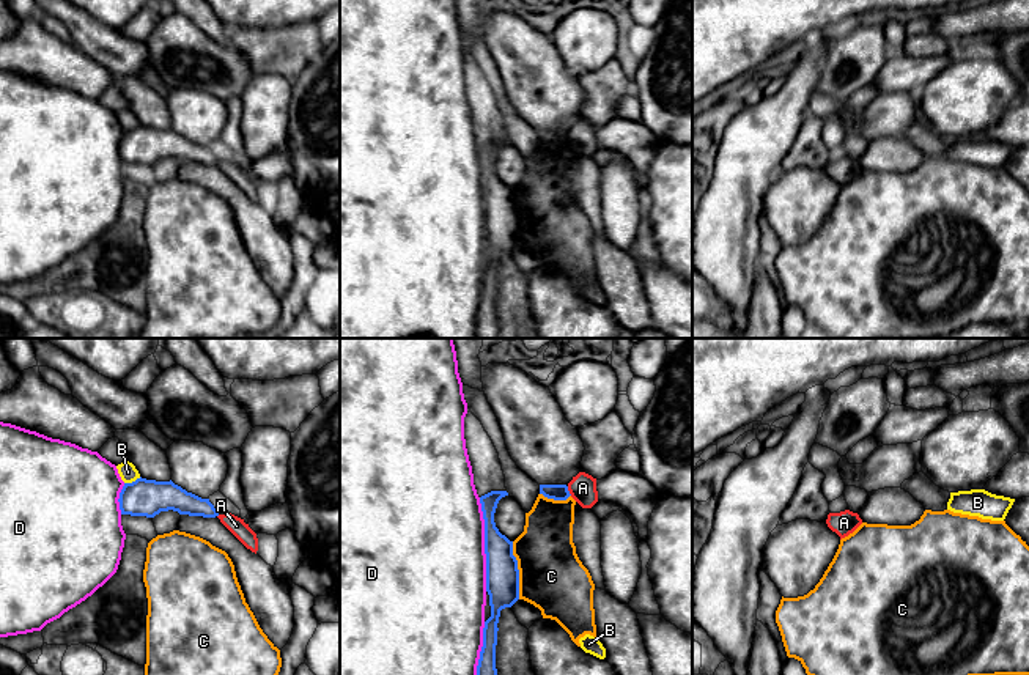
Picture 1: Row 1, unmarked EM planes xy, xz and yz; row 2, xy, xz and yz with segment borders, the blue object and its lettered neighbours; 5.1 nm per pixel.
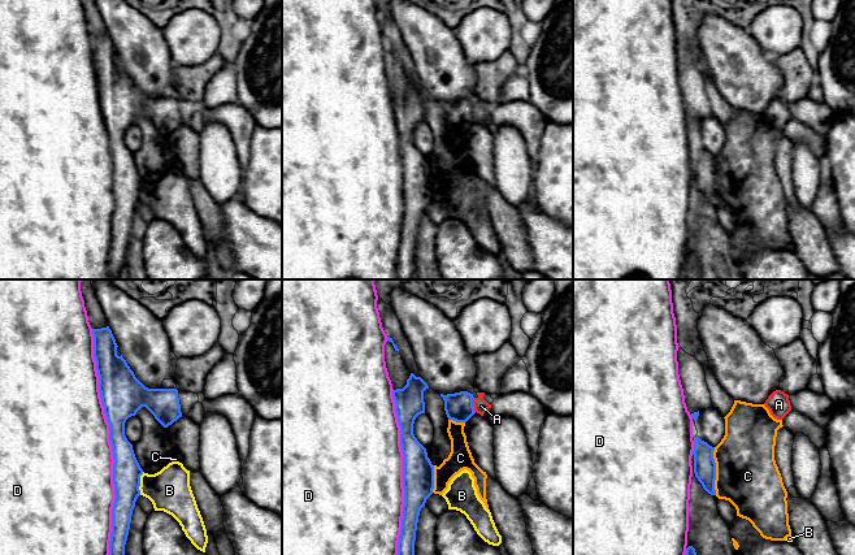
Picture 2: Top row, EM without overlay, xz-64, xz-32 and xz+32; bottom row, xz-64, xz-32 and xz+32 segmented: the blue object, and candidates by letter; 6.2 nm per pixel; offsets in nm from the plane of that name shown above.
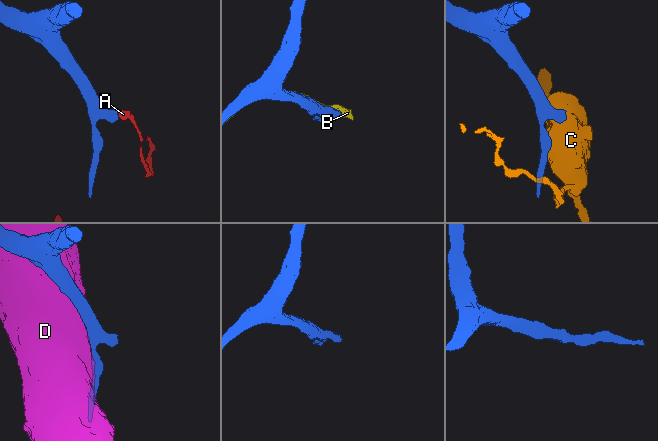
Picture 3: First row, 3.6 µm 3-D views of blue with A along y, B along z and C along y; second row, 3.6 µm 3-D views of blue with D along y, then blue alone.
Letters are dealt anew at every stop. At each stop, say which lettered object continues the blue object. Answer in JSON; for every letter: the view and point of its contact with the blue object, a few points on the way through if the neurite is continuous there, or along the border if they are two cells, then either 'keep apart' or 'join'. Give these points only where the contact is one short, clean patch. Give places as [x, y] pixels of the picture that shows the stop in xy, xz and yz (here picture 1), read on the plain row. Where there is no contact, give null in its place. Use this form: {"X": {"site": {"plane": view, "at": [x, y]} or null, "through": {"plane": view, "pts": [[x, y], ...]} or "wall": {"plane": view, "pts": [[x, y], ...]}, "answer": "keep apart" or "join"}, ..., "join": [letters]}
{"A": {"site": {"plane": "xz", "at": [568, 139]}, "wall": {"plane": "xz", "pts": [[567, 134], [571, 142]]}, "answer": "keep apart"}, "B": {"site": {"plane": "xy", "at": [132, 129]}, "answer": "keep apart"}, "C": {"site": {"plane": "xz", "at": [518, 217]}, "answer": "keep apart"}, "D": {"site": {"plane": "xz", "at": [485, 192]}, "answer": "keep apart"}, "join": []}

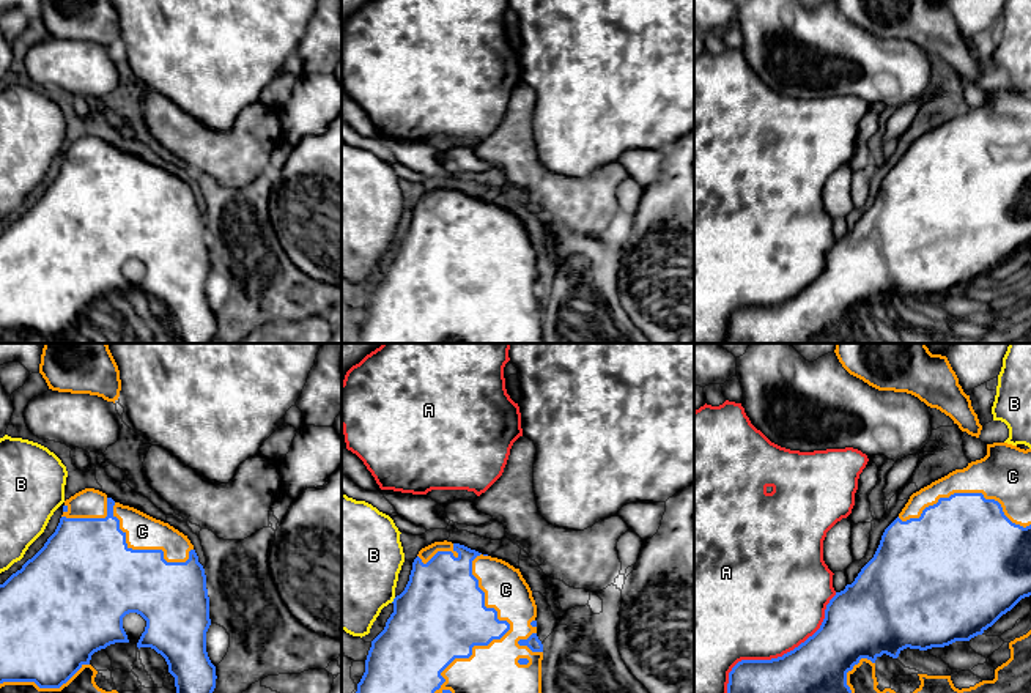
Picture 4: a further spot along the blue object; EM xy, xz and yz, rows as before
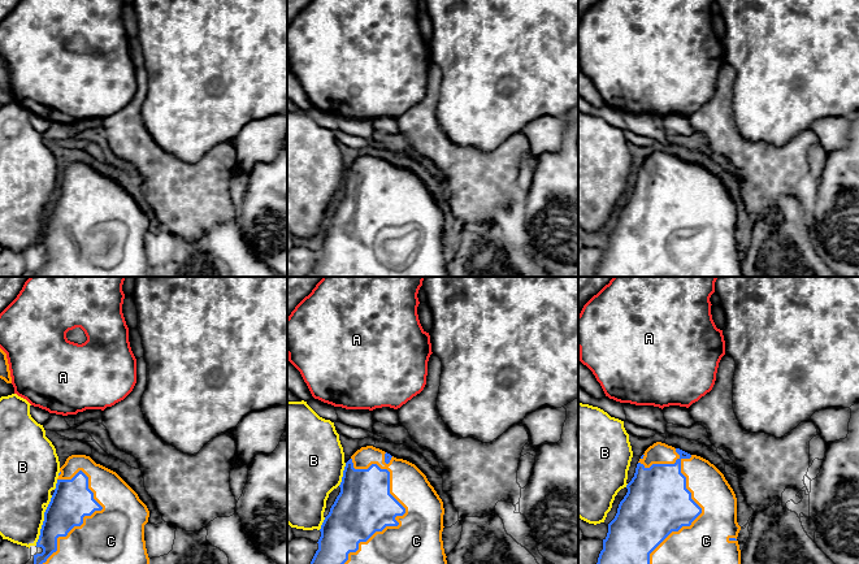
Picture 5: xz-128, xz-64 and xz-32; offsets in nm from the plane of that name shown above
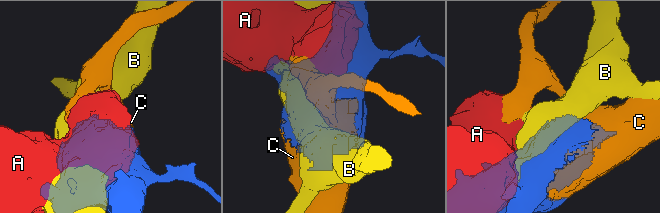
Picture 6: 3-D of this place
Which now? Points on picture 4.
{"A": {"site": {"plane": "yz", "at": [779, 304]}, "answer": "keep apart"}, "B": {"site": {"plane": "xz", "at": [394, 248]}, "answer": "keep apart"}, "C": {"site": {"plane": "xz", "at": [504, 281]}, "answer": "join"}, "join": ["C"]}

